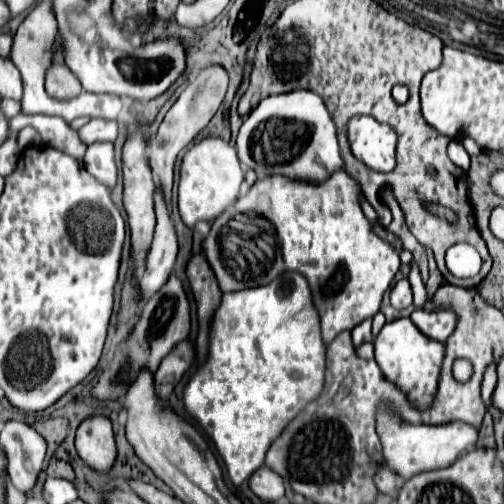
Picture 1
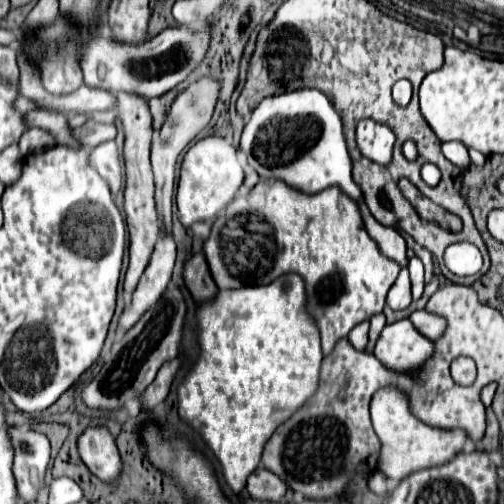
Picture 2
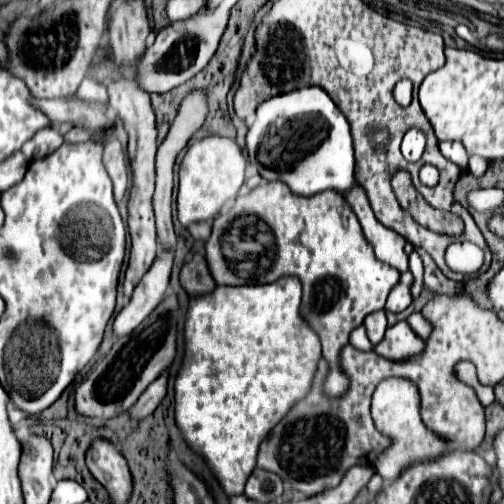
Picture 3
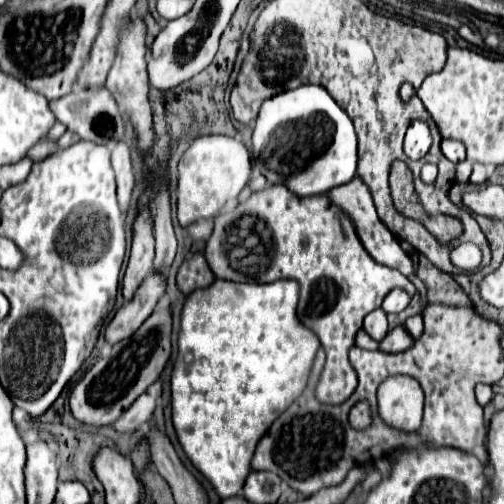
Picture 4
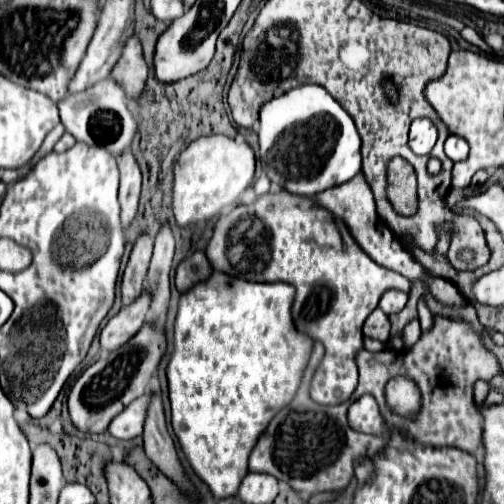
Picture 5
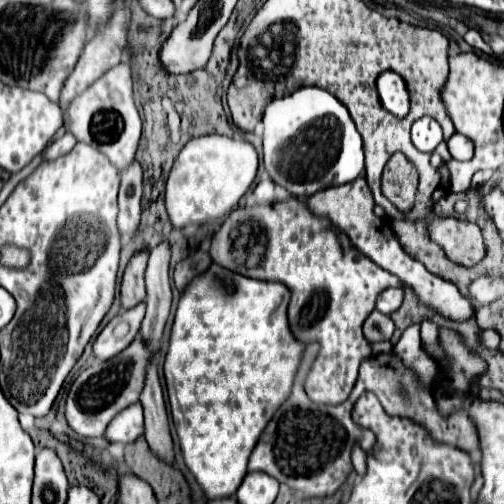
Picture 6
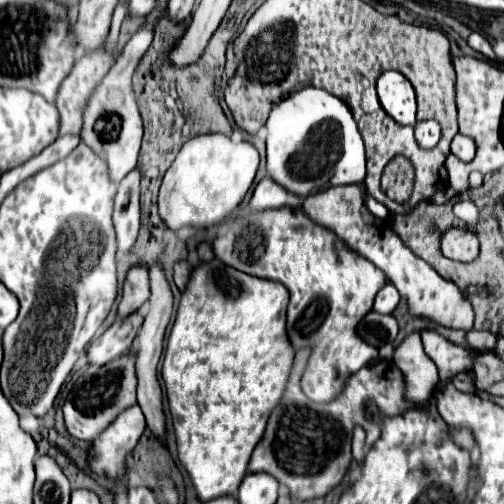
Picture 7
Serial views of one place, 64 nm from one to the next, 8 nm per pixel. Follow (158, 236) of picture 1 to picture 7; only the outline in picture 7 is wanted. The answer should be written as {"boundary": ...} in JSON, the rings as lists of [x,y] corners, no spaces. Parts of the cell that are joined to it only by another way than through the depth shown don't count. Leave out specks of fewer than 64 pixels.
{"boundary":[[[132,312],[130,316],[116,320],[98,340],[94,338],[88,348],[90,364],[104,366],[106,362],[126,354],[138,334],[138,328],[142,326],[142,320],[144,316],[140,312]]]}

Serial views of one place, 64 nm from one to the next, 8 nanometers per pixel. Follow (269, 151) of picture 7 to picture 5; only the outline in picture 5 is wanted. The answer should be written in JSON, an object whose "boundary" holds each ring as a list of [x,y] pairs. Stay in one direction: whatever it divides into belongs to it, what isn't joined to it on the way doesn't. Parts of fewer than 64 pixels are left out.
{"boundary":[[[304,84],[268,100],[260,110],[260,162],[270,182],[298,196],[316,196],[352,180],[362,168],[360,136],[350,114],[322,88]]]}

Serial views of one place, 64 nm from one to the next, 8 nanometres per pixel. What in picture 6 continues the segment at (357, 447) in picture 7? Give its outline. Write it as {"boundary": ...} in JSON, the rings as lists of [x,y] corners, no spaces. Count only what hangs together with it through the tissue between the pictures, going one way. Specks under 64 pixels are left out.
{"boundary":[[[358,446],[352,452],[352,464],[354,464],[354,470],[358,472],[358,476],[364,476],[364,472],[366,472],[366,454]]]}

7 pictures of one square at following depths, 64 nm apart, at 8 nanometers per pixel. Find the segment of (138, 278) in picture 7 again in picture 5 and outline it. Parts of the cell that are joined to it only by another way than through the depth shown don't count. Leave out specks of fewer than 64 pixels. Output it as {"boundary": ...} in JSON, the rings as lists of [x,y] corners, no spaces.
{"boundary":[[[142,234],[130,254],[130,260],[126,264],[124,276],[122,276],[122,304],[130,304],[136,296],[140,296],[144,292],[144,278],[148,272],[148,264],[152,258],[152,244],[154,240],[146,234]]]}

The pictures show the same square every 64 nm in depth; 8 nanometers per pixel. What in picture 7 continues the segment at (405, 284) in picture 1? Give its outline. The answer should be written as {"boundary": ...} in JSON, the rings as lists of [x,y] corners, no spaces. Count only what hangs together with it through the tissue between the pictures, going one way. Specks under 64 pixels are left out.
{"boundary":[[[388,284],[378,292],[378,296],[374,300],[374,310],[380,314],[392,314],[394,308],[398,306],[398,302],[400,302],[400,294],[398,294],[396,286]]]}

